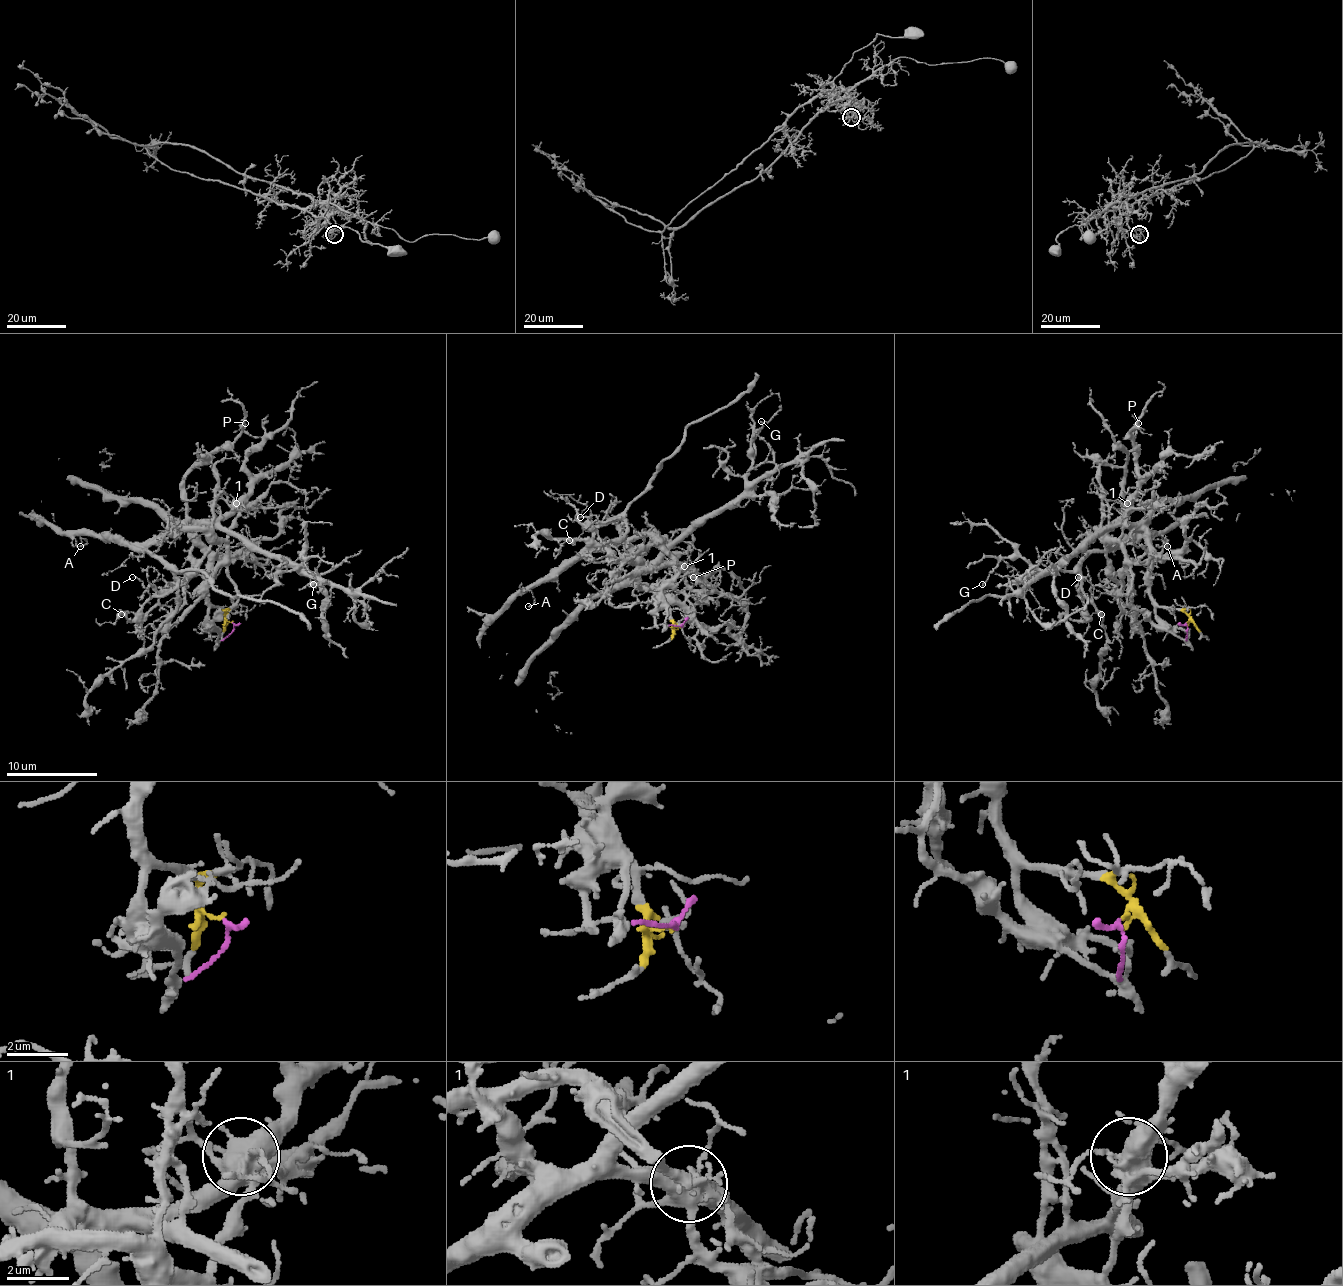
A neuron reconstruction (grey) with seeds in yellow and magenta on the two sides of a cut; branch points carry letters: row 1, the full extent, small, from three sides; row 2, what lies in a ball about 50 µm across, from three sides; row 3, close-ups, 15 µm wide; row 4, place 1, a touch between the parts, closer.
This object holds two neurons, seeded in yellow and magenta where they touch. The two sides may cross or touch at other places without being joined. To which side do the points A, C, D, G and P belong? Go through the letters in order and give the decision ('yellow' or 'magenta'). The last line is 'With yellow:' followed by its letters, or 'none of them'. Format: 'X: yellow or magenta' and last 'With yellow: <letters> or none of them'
A: magenta
C: magenta
D: magenta
G: yellow
P: yellow
With yellow: G, P

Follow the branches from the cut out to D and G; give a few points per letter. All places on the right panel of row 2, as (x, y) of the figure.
D: (1186, 624), (1184, 640), (1127, 598), (1127, 550), (1099, 530), (1106, 548), (1081, 564), (1081, 596), (1079, 578)
G: (1186, 621), (1150, 594), (1152, 548), (1140, 530), (1111, 525), (1051, 569), (1005, 557), (982, 585)

